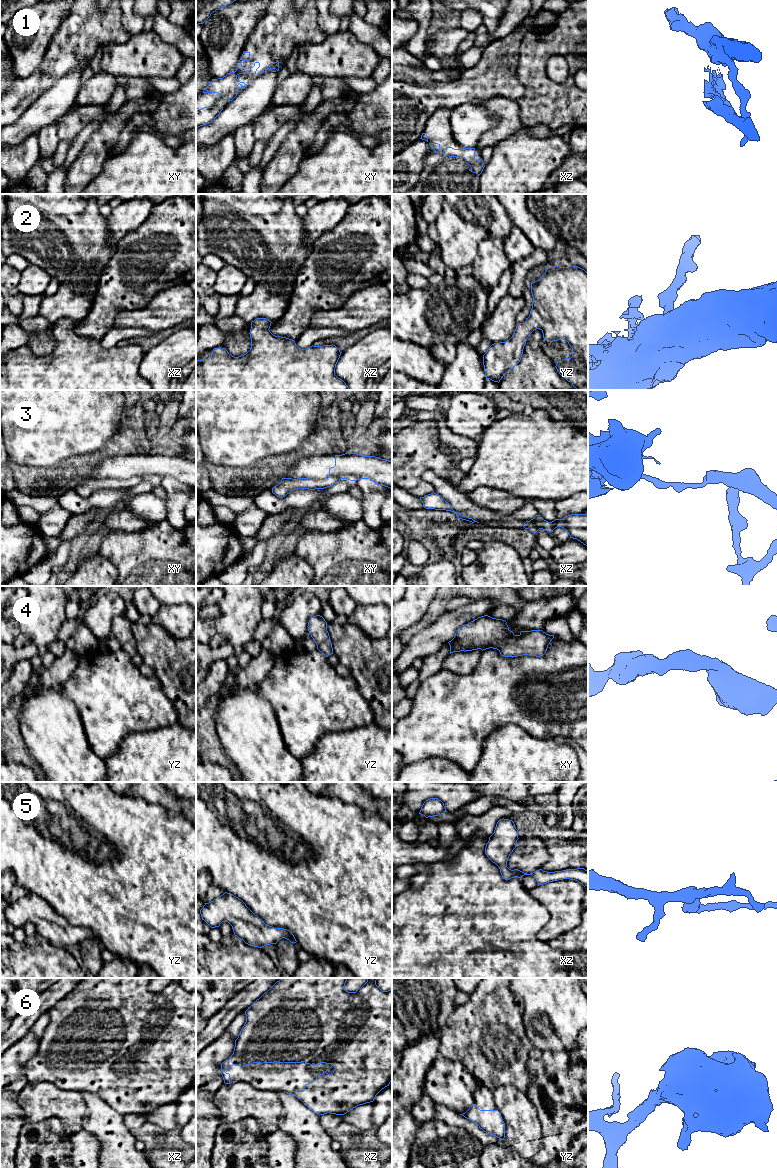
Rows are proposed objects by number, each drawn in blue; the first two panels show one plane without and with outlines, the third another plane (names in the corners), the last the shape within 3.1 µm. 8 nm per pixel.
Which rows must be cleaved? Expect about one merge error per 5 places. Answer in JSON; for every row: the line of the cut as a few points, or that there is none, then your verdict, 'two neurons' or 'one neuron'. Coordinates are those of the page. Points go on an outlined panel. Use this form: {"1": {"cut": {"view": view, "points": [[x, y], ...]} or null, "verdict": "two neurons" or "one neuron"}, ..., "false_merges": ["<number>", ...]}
{"1": {"cut": {"view": "xy", "points": [[255, 66], [253, 73]]}, "verdict": "two neurons"}, "2": {"cut": null, "verdict": "one neuron"}, "3": {"cut": {"view": "xy", "points": [[329, 476], [335, 476], [339, 479]]}, "verdict": "two neurons"}, "4": {"cut": null, "verdict": "one neuron"}, "5": {"cut": null, "verdict": "one neuron"}, "6": {"cut": null, "verdict": "one neuron"}, "false_merges": ["1", "3"]}

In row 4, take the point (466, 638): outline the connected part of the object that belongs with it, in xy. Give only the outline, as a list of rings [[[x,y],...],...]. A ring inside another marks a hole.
[[[488,615],[478,617],[459,628],[449,641],[450,654],[489,648],[497,649],[504,657],[523,655],[543,656],[554,635],[542,630],[521,631],[515,635],[509,630],[507,622]]]

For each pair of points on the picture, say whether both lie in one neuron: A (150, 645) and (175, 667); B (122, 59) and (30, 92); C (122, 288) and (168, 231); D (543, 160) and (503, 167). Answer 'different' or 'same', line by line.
A: same
B: different
C: same
D: same

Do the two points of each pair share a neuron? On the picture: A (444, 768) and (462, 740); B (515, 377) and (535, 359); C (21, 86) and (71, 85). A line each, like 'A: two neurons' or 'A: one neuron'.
A: two neurons
B: one neuron
C: two neurons

